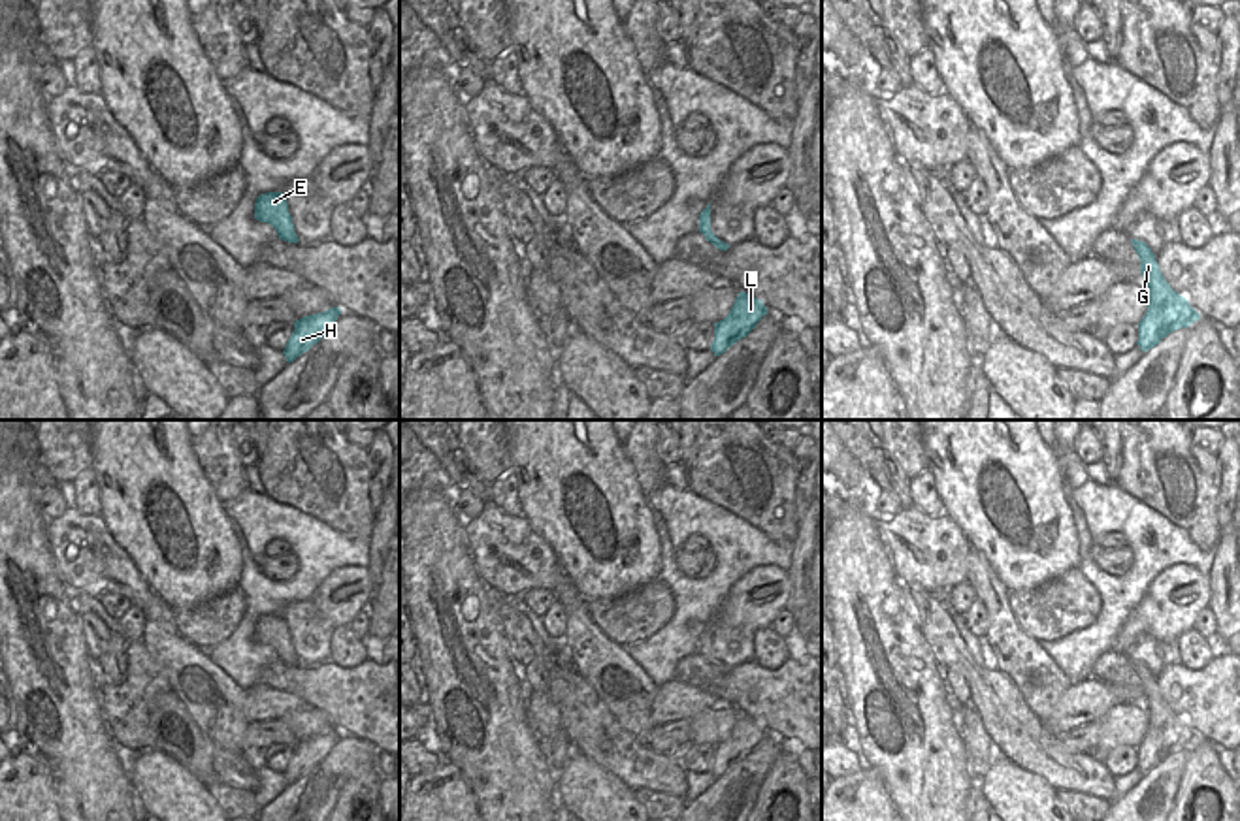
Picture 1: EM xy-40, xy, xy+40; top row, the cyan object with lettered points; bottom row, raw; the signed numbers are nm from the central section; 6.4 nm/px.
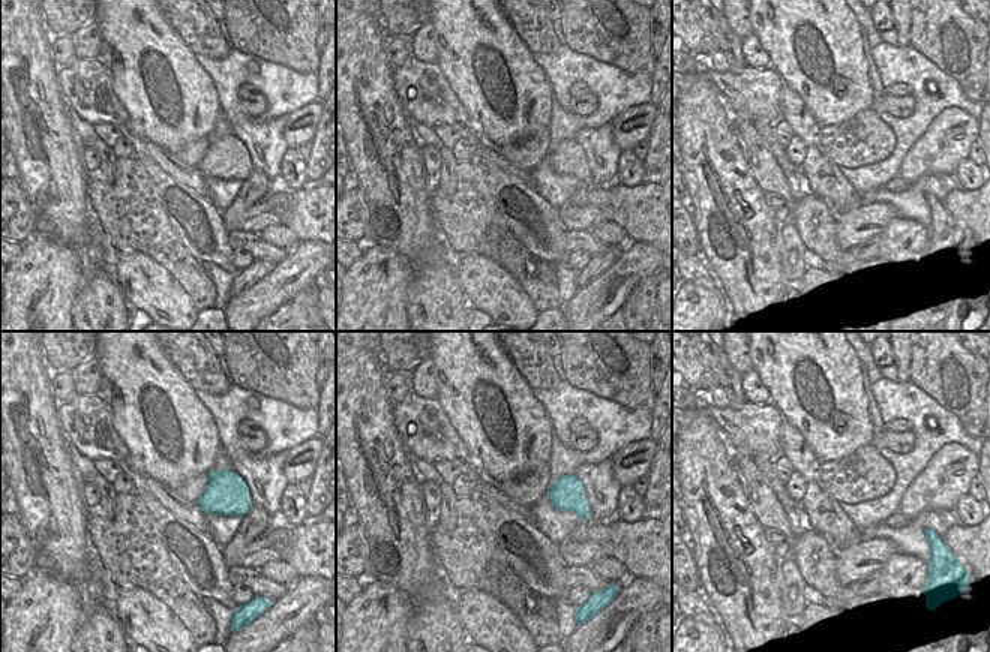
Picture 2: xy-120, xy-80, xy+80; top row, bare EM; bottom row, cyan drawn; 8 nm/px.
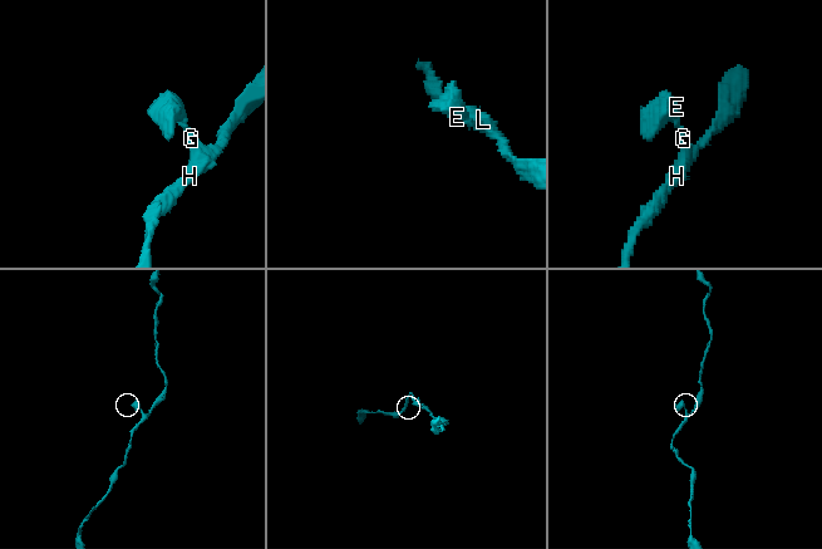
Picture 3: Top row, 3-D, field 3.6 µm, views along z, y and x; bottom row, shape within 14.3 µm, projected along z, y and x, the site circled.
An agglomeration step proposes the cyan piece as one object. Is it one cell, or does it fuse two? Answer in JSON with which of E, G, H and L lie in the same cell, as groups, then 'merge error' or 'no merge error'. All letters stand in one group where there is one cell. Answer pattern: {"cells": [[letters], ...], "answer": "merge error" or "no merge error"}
{"cells": [["E", "G", "H", "L"]], "answer": "no merge error"}

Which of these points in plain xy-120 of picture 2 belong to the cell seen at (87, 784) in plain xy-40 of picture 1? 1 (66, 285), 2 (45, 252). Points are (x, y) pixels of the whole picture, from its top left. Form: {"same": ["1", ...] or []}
{"same": []}

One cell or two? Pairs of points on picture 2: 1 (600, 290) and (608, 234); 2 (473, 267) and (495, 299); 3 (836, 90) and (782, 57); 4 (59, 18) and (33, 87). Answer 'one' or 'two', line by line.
1: two
2: one
3: one
4: two

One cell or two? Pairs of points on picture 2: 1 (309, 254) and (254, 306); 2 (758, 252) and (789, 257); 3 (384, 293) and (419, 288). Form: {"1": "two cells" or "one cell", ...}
{"1": "one cell", "2": "two cells", "3": "two cells"}

